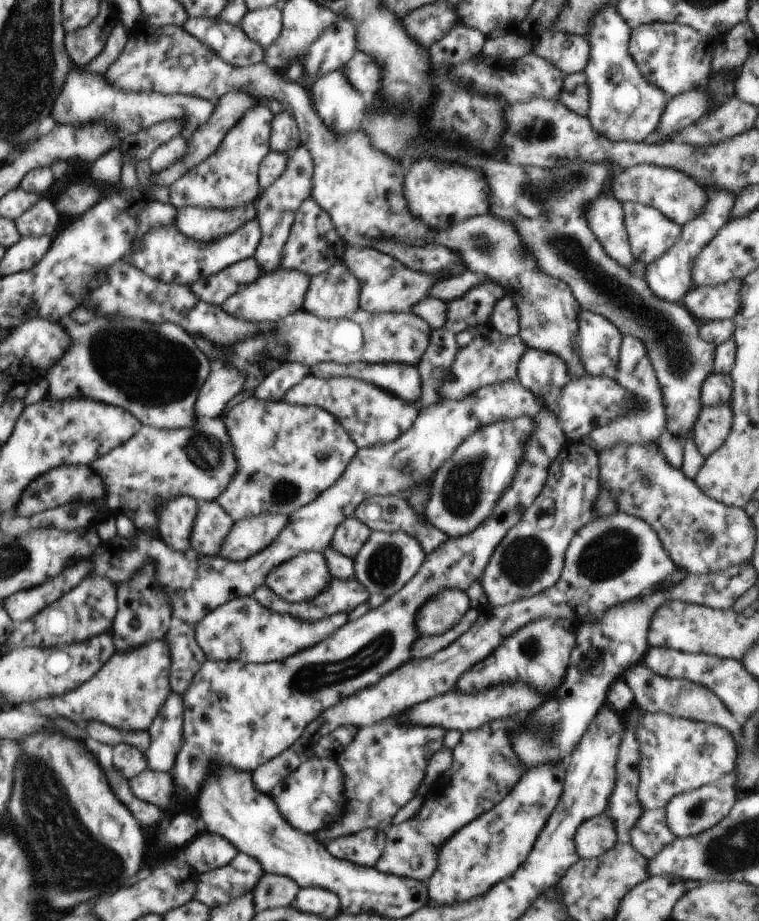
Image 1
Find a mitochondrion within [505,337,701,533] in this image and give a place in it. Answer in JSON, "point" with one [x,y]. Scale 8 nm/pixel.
{"point":[647,481]}

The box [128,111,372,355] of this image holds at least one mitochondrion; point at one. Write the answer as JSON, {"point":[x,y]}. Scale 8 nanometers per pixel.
{"point":[317,236]}

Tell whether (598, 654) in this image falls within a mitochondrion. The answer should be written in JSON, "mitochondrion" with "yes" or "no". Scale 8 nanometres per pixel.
{"mitochondrion":"no"}

